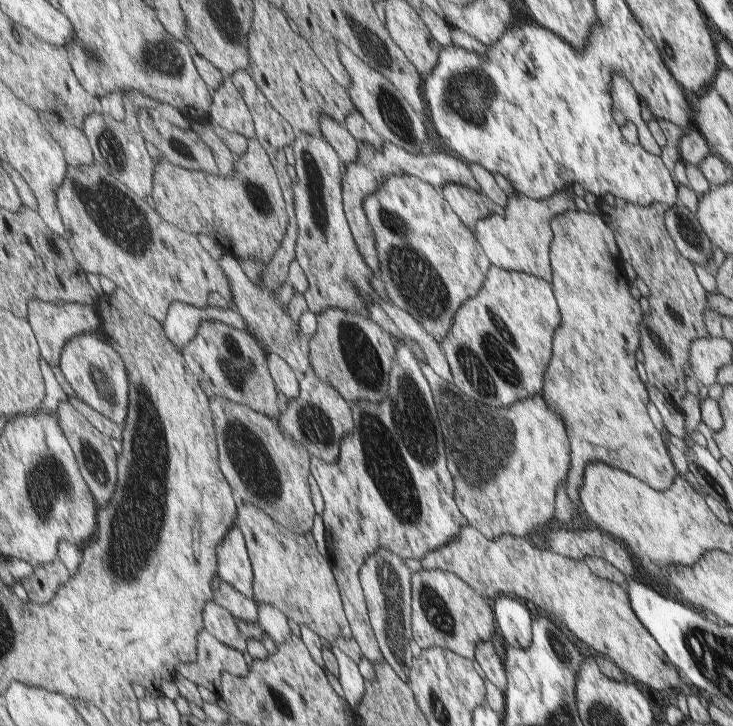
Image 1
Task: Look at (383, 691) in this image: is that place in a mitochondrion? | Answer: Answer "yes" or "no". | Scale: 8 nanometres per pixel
no

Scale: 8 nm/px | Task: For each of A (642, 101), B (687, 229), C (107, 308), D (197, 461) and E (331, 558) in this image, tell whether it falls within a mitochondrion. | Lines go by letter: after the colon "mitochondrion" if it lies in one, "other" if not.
A: other
B: mitochondrion
C: other
D: other
E: other

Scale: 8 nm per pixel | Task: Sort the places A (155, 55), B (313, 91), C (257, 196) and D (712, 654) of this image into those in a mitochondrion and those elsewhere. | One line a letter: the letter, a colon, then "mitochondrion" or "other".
A: mitochondrion
B: other
C: mitochondrion
D: mitochondrion

